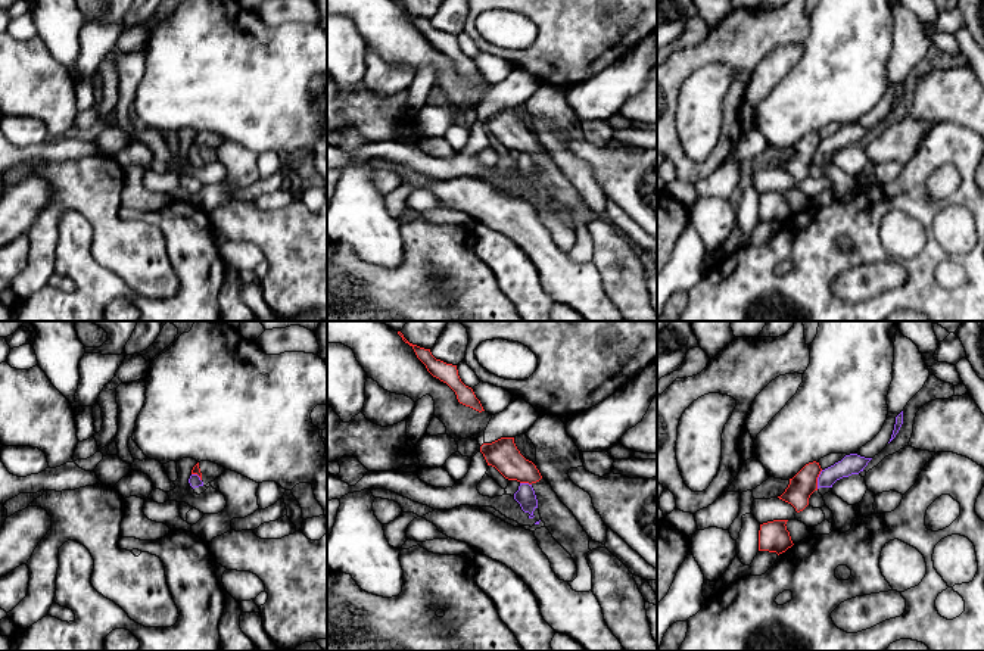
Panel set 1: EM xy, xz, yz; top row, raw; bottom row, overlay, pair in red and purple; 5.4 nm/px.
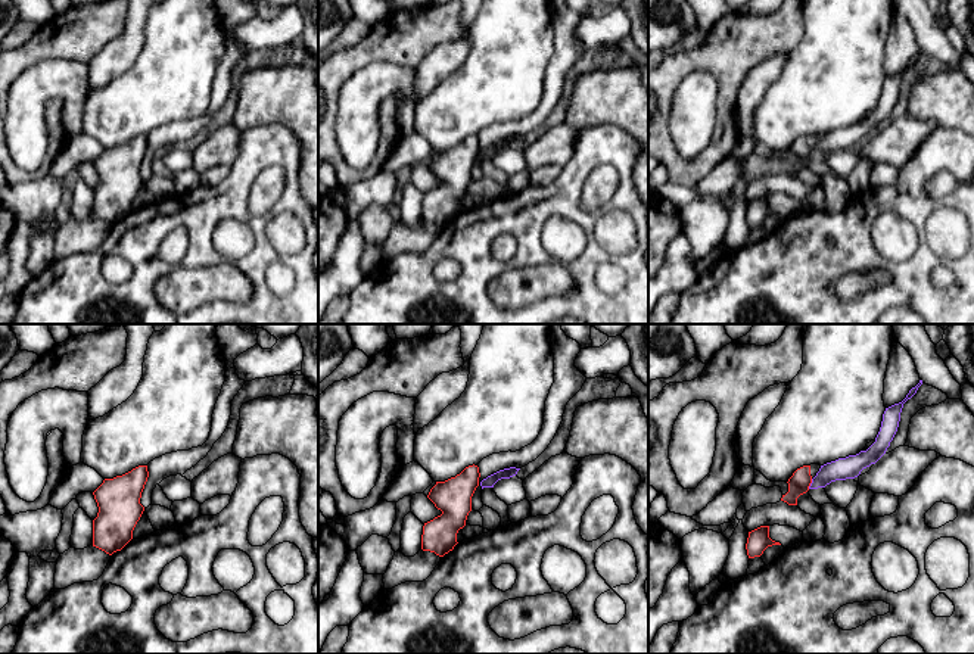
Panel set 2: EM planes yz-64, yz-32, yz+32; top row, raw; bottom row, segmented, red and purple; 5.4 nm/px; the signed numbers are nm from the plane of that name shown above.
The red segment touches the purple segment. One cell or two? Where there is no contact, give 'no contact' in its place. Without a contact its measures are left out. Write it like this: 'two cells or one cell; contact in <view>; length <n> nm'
two cells; contact in yz; length 110 nm

